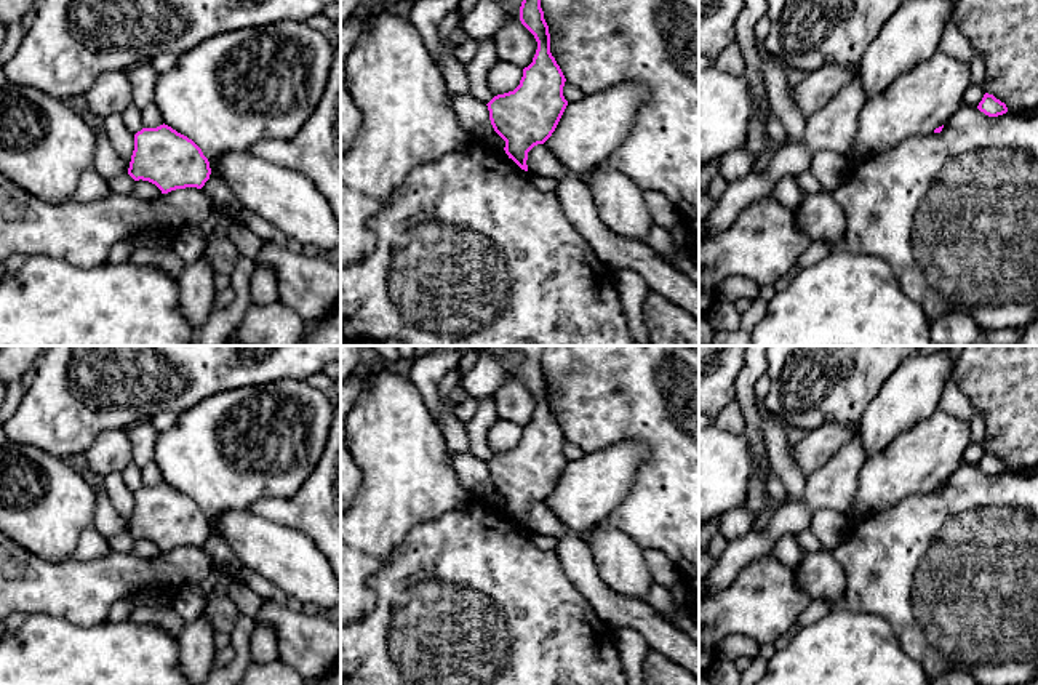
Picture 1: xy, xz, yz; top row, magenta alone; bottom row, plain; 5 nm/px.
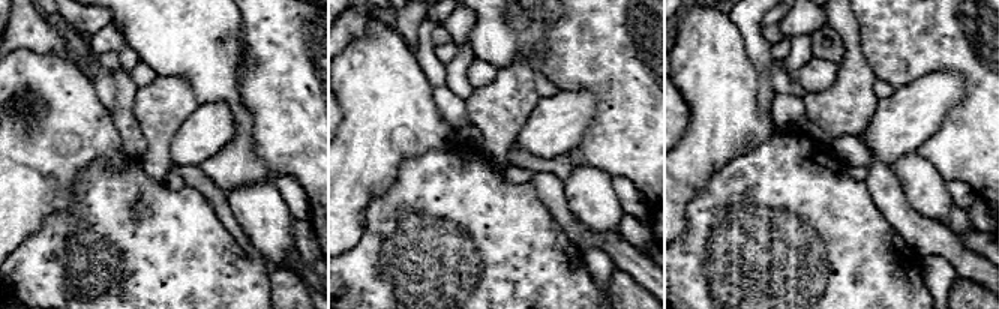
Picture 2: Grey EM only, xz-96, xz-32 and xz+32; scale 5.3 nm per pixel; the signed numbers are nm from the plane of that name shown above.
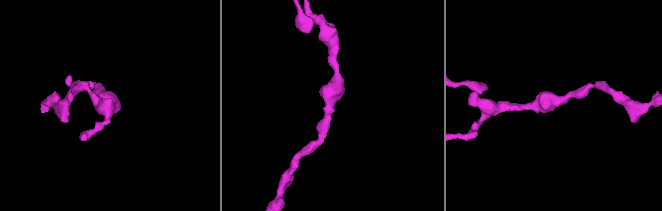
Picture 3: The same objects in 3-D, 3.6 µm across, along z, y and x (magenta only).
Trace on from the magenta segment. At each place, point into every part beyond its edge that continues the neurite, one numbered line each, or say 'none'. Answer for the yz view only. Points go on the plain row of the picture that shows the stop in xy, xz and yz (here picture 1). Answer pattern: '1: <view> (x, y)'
none

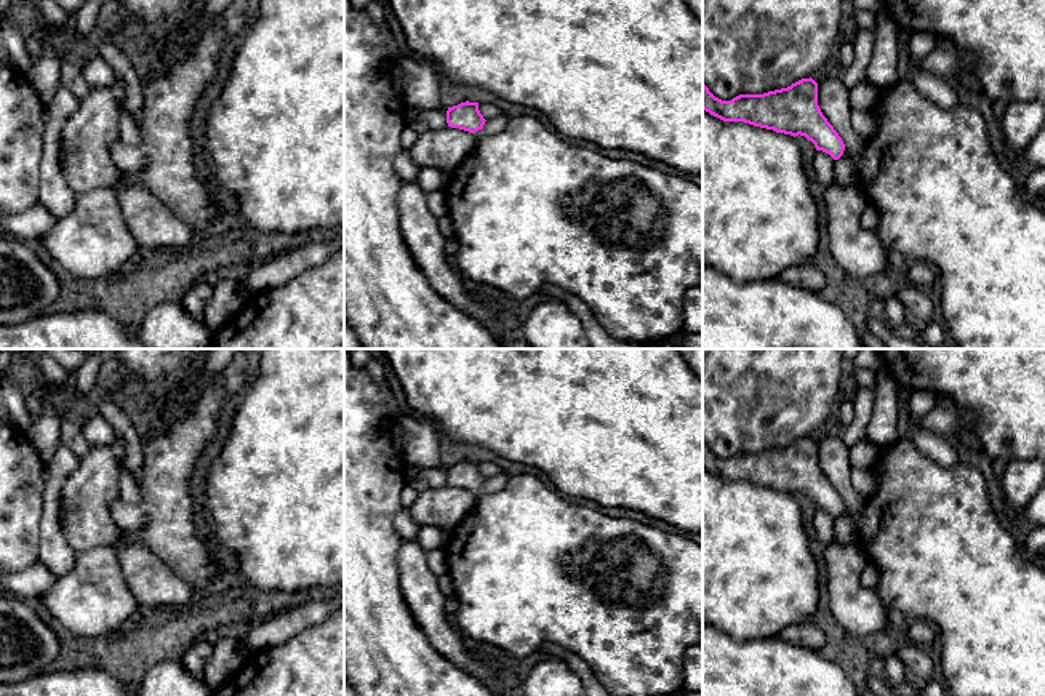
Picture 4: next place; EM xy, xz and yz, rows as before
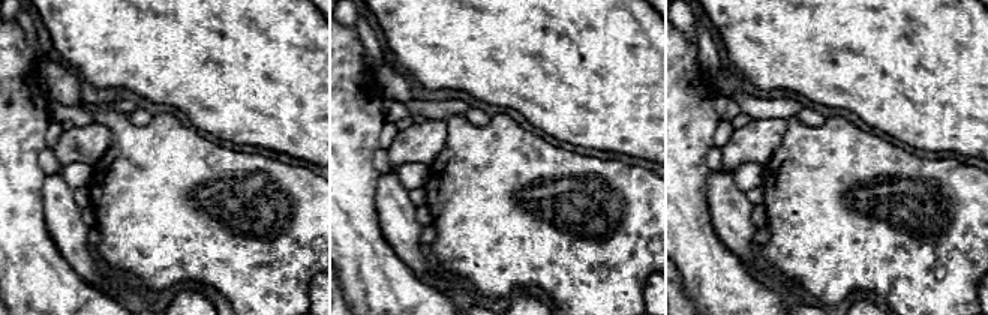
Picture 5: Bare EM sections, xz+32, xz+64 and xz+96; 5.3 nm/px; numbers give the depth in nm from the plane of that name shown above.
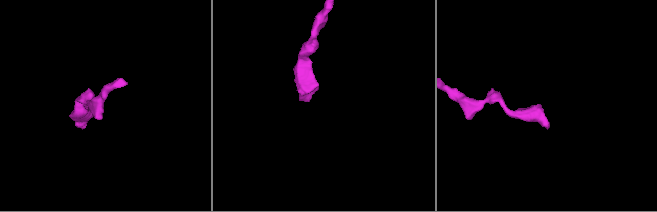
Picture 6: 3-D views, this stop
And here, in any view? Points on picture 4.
1: xz (530, 568)

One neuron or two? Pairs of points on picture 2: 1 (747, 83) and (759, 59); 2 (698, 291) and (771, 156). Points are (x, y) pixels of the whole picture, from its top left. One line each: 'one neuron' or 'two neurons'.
1: two neurons
2: one neuron

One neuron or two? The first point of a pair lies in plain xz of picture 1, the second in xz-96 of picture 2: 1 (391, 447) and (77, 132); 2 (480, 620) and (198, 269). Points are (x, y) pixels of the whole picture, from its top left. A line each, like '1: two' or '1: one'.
1: one
2: one

